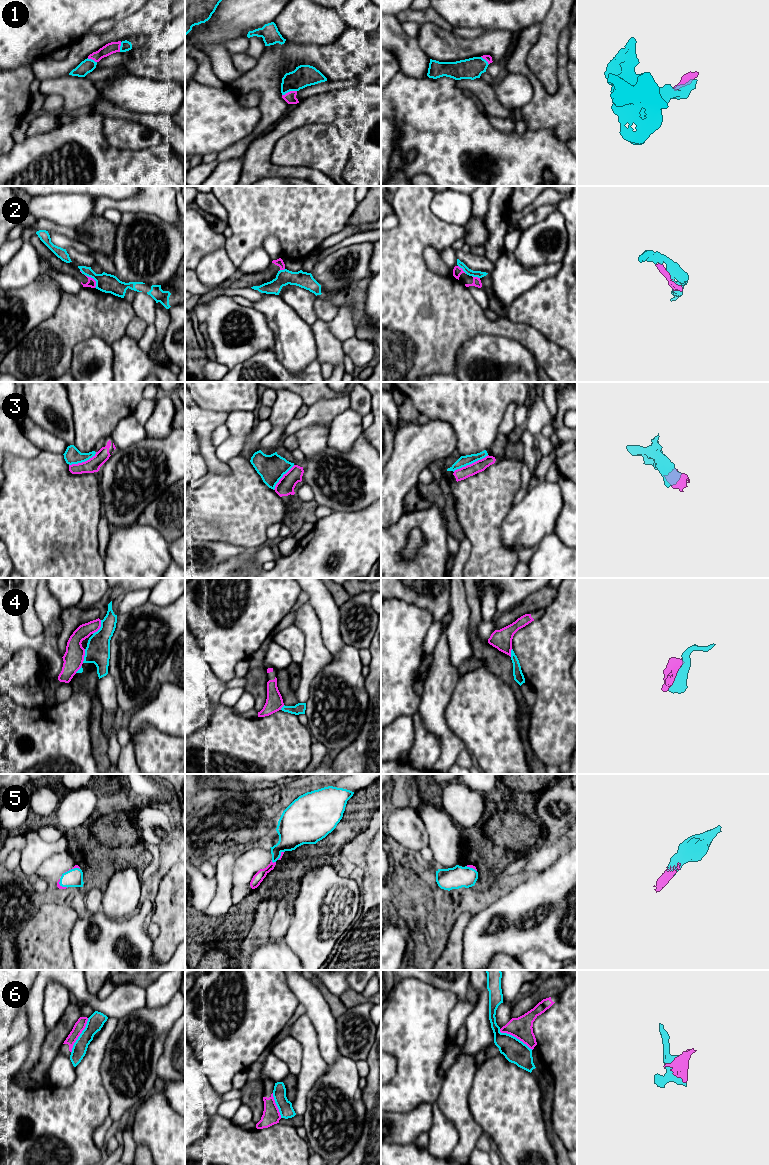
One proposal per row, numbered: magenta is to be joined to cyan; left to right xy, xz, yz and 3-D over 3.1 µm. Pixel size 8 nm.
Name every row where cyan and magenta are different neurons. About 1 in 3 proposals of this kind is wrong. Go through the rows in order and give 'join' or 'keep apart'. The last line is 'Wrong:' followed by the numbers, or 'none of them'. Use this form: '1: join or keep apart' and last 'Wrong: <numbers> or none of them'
1: join
2: keep apart
3: keep apart
4: keep apart
5: join
6: keep apart
Wrong: 2, 3, 4, 6

